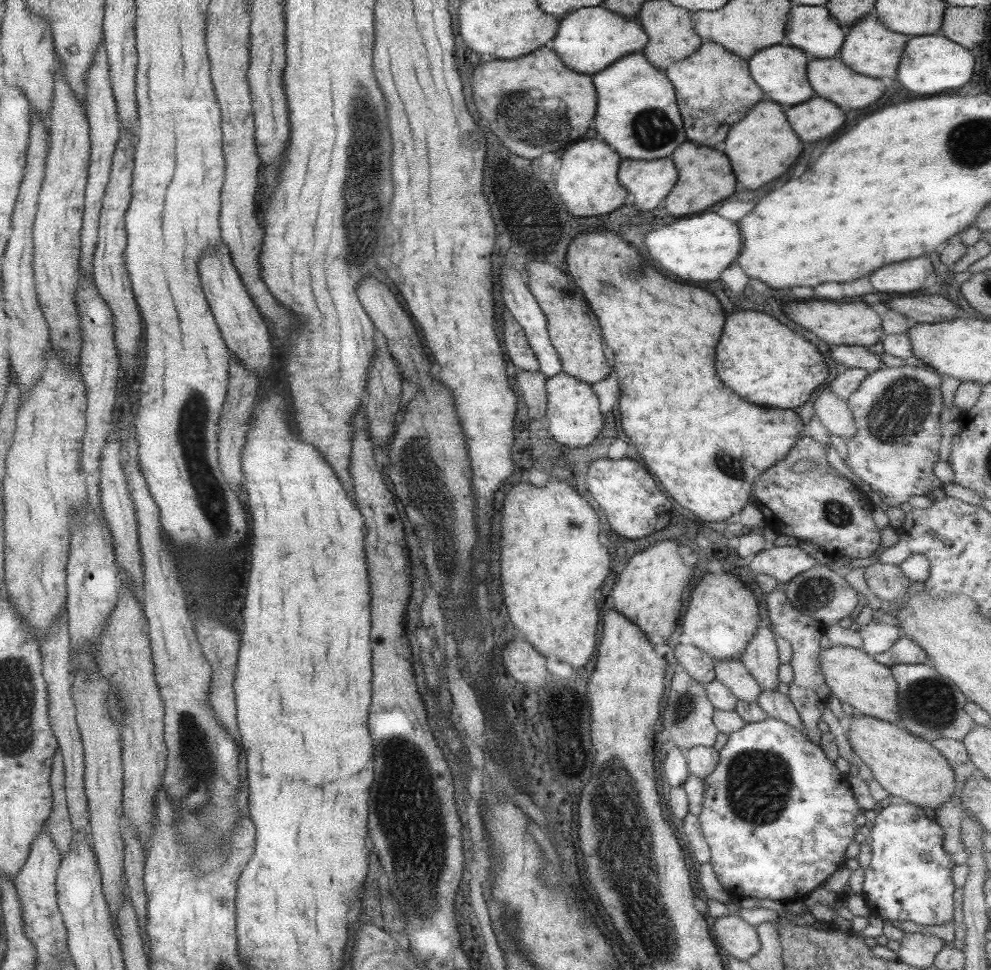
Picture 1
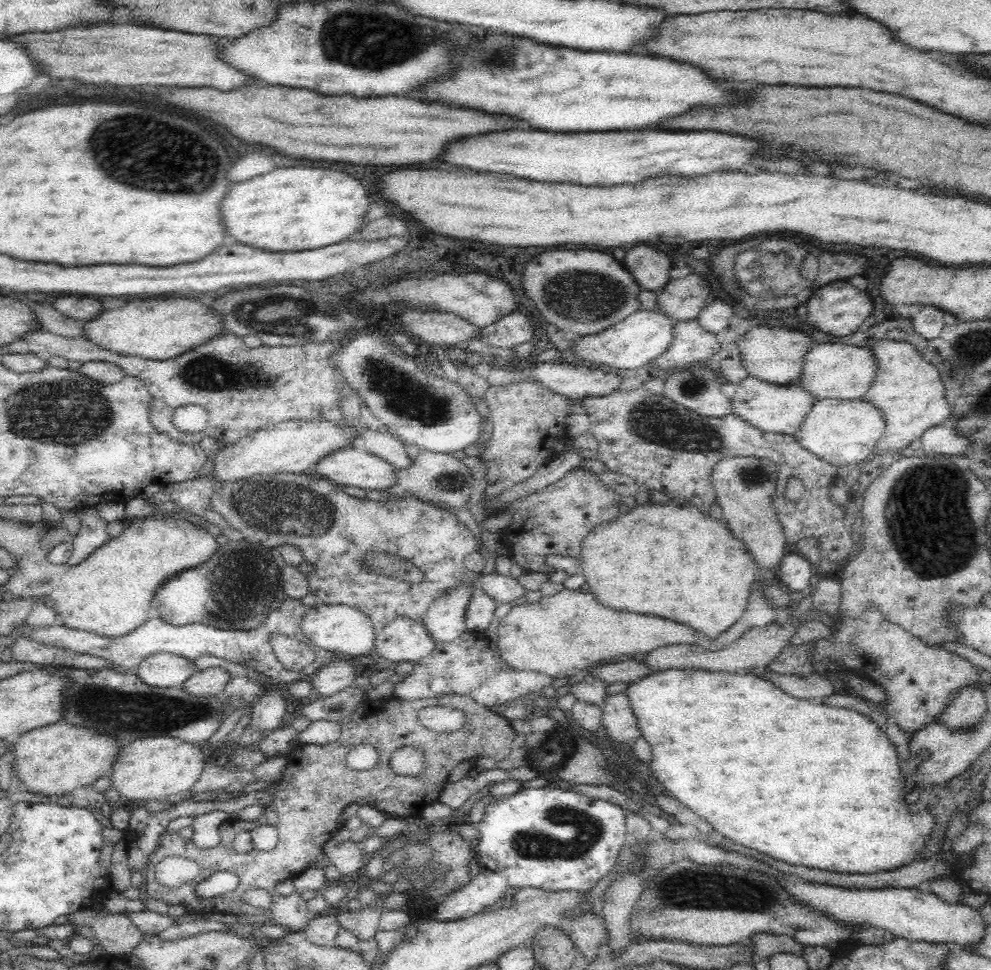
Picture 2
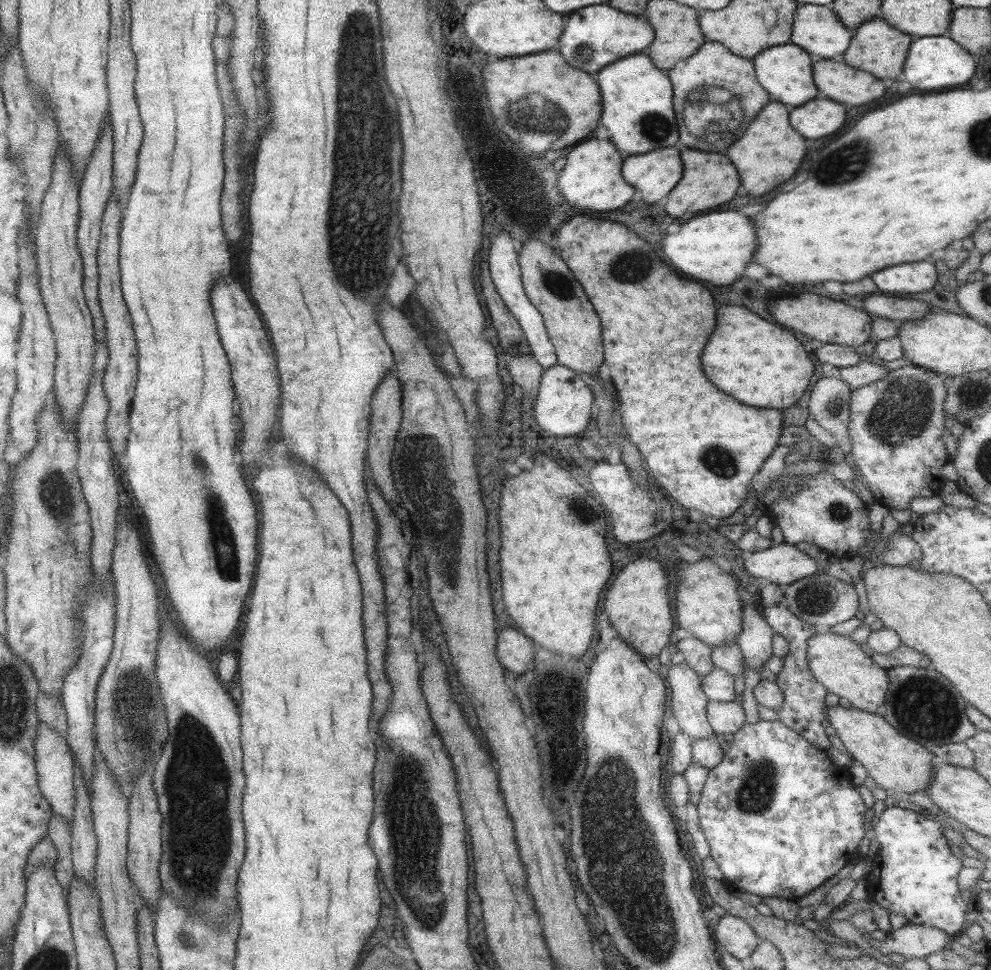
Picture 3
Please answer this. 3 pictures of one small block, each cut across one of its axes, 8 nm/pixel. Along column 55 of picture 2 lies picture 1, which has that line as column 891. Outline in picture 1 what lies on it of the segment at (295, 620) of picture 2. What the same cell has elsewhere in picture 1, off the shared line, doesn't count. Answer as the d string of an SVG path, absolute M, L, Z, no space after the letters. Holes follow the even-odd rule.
M869 622L857 630L862 640L862 650L865 654L874 657L875 654L886 652L901 636L895 625Z

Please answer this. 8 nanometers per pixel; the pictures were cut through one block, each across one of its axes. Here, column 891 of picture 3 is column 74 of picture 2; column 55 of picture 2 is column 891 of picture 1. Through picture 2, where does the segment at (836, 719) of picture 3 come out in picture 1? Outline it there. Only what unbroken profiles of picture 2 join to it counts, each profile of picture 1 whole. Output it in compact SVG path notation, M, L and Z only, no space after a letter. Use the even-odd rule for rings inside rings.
M854 712L847 724L846 737L853 754L866 764L890 799L936 811L955 792L953 767L947 759L923 737L912 735L896 723Z

